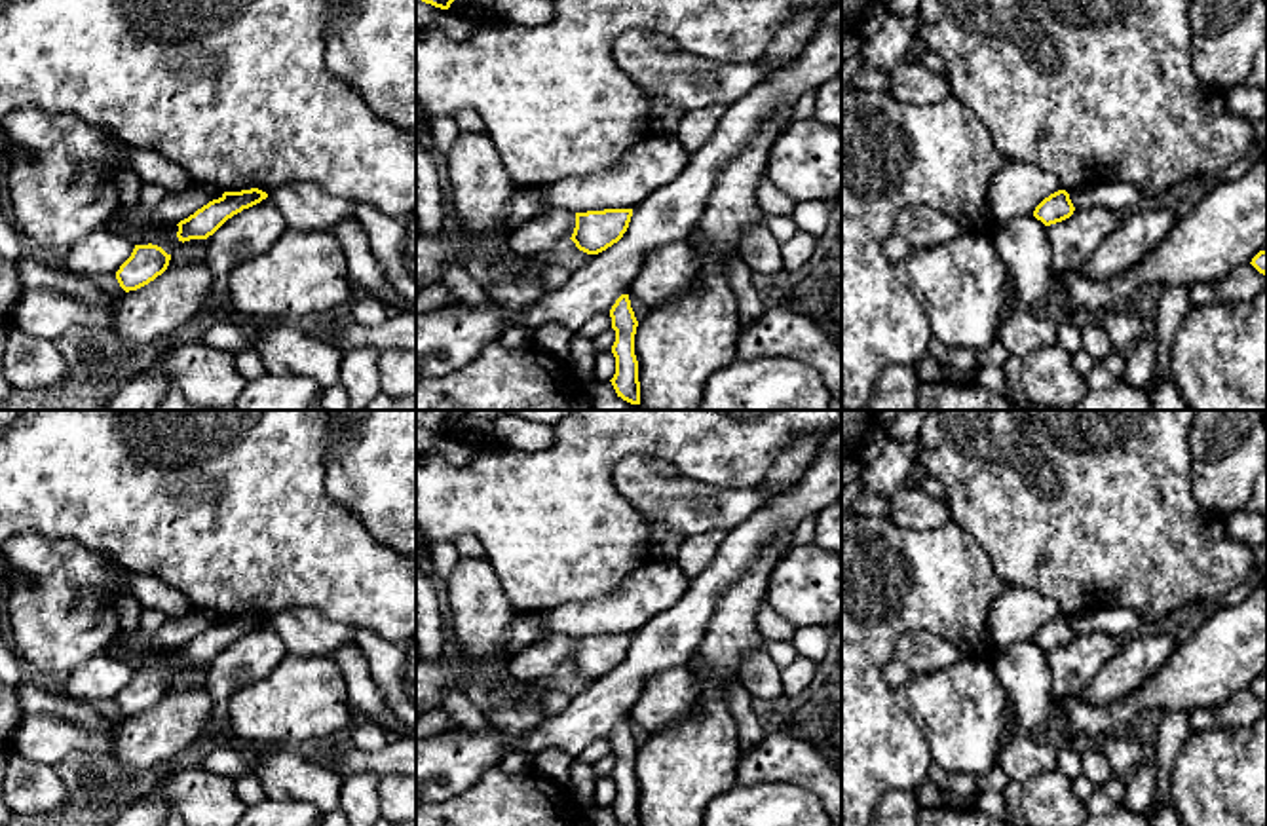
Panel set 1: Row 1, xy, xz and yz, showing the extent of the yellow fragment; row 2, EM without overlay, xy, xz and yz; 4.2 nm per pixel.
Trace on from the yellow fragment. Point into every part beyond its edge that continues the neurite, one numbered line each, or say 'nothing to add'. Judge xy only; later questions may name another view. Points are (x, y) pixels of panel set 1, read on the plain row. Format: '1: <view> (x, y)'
nothing to add

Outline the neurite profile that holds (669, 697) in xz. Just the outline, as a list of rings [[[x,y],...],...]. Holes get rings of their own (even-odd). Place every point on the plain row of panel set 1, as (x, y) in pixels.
[[[688,666],[653,674],[640,691],[631,720],[650,735],[693,716],[701,704],[697,676]]]

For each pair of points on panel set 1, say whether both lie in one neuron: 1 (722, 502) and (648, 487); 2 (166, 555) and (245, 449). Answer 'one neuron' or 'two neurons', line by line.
1: one neuron
2: one neuron

